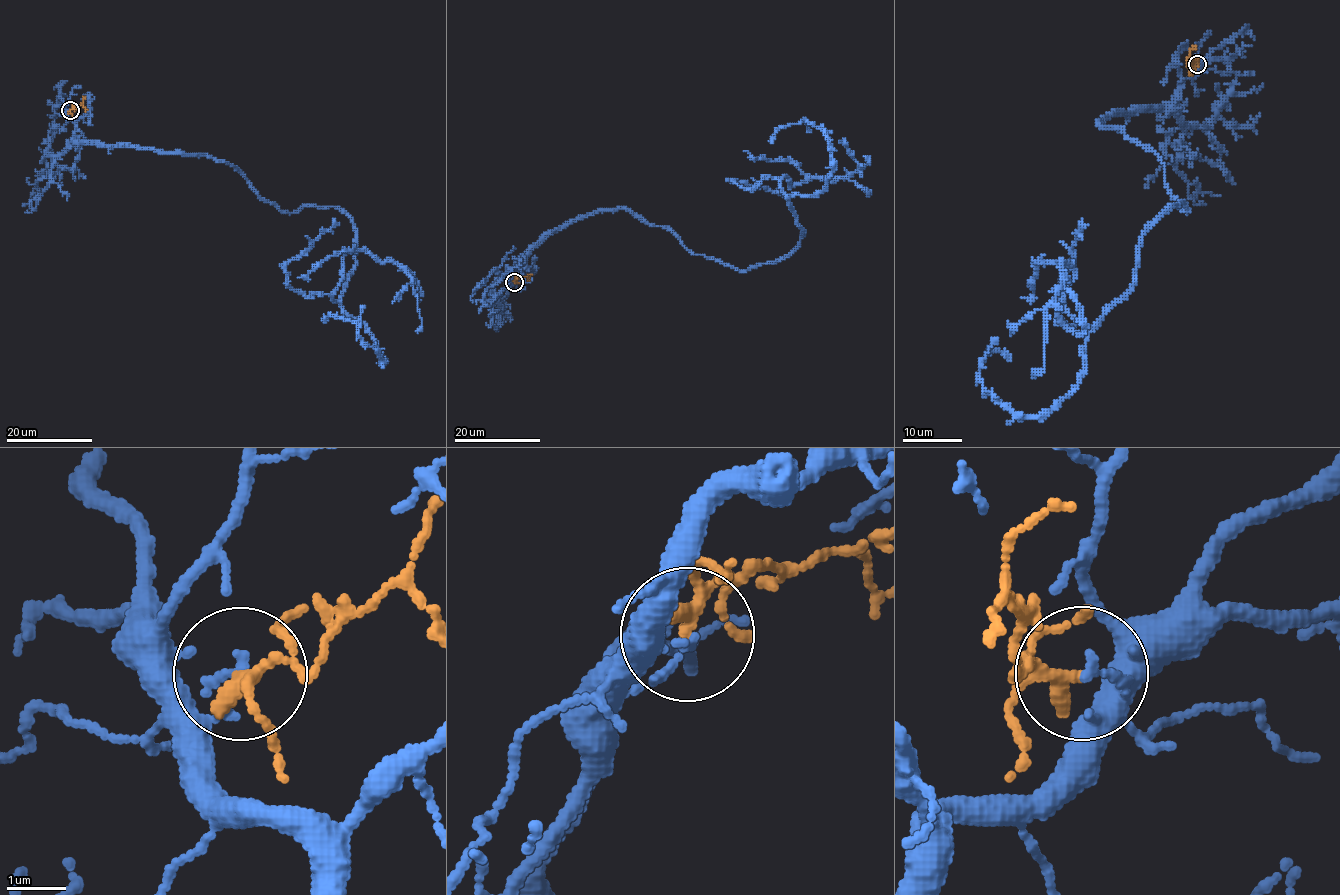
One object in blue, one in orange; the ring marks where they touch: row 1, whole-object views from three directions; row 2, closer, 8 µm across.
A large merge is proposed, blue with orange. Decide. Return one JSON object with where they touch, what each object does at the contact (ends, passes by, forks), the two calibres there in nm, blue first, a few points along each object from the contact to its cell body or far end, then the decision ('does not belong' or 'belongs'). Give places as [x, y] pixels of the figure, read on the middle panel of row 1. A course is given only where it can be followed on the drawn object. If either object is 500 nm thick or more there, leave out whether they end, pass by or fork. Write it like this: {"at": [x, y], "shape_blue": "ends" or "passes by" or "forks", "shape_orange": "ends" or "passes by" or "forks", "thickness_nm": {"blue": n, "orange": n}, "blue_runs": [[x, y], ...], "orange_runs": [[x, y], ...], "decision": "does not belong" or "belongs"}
{"at": [514, 282], "shape_blue": "ends", "shape_orange": "passes by", "thickness_nm": {"blue": 140, "orange": 240}, "blue_runs": [[514, 282], [549, 235], [620, 208], [693, 254], [775, 263], [804, 233], [781, 181], [842, 179], [866, 155]], "orange_runs": [[514, 282], [530, 274]], "decision": "does not belong"}

